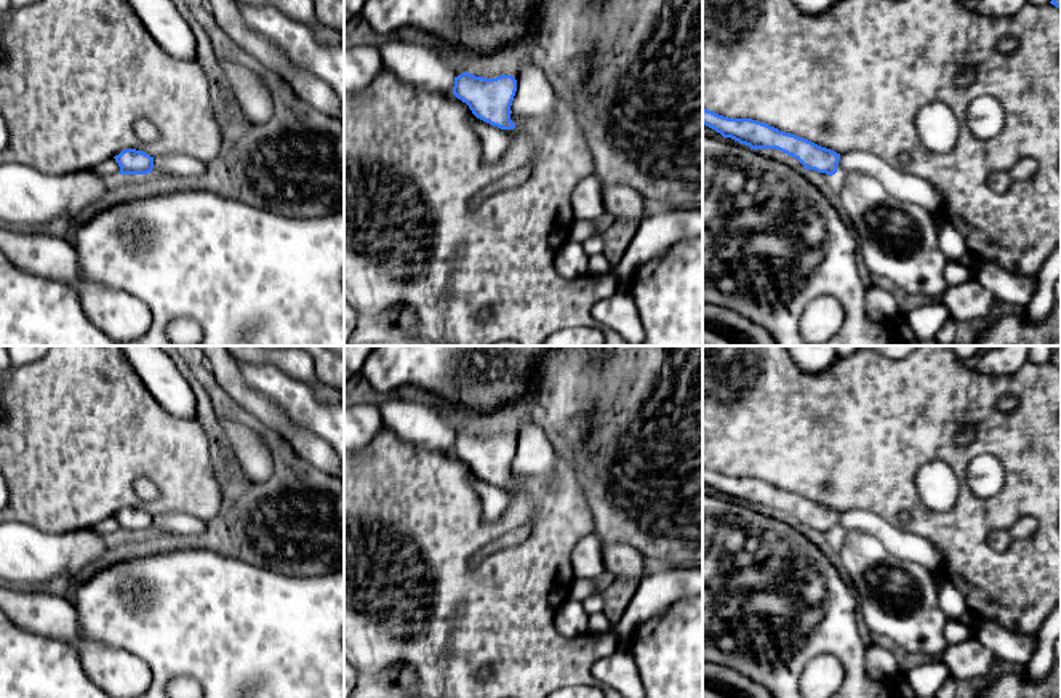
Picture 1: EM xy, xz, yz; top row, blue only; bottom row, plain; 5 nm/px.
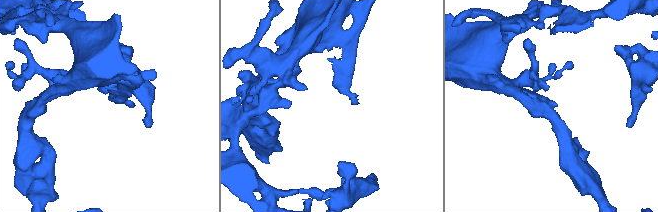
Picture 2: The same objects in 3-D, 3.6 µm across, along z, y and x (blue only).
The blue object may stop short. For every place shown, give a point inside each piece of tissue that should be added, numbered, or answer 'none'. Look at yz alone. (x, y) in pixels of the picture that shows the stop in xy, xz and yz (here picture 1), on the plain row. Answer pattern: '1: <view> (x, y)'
none

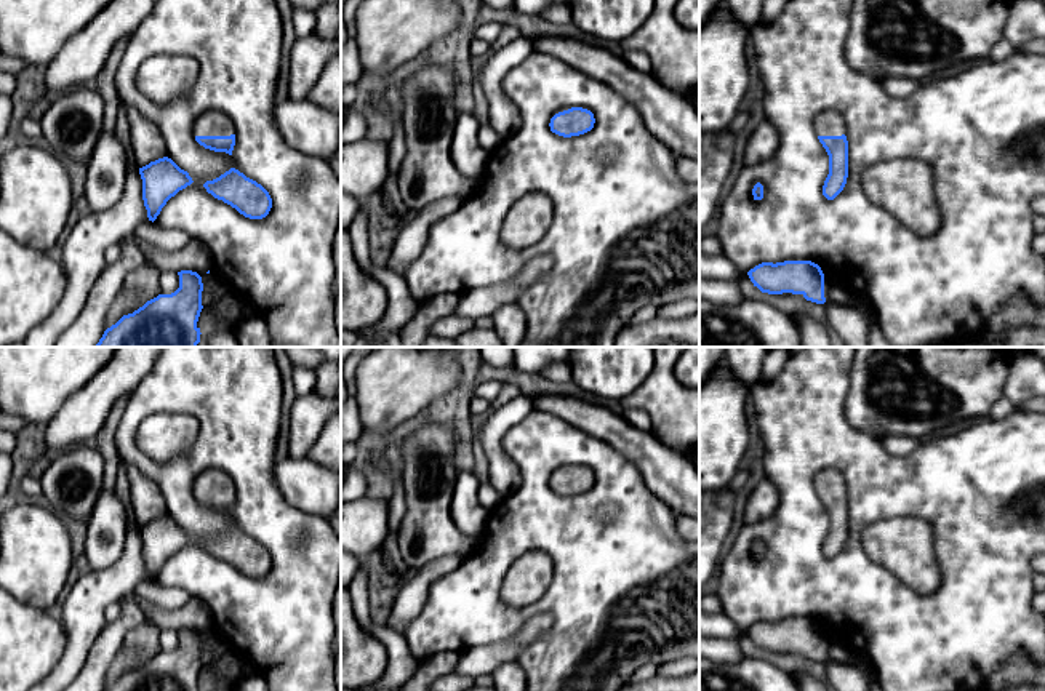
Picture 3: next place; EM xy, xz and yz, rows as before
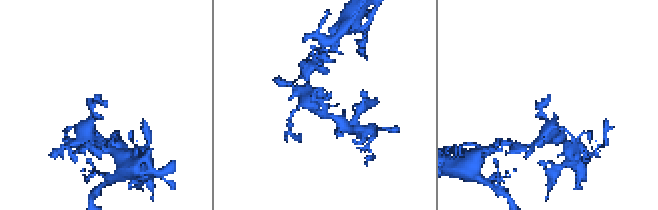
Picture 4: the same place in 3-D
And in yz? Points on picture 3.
1: yz (828, 482)

